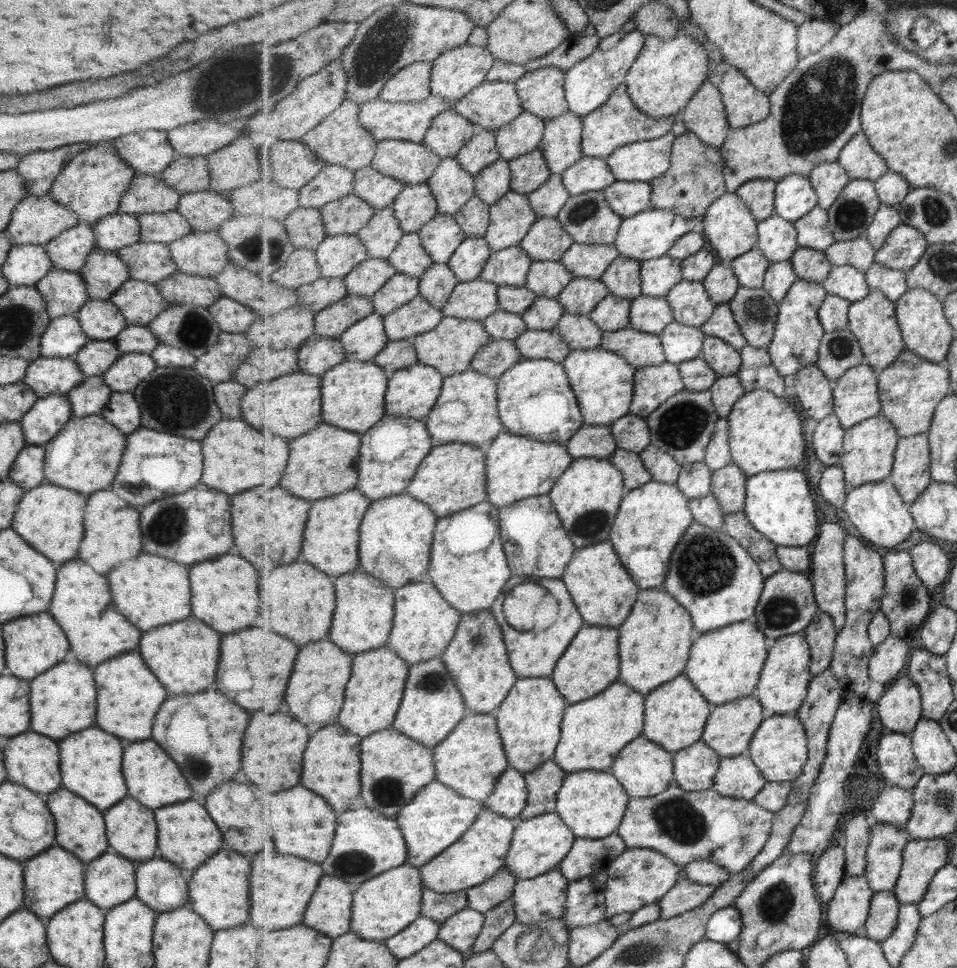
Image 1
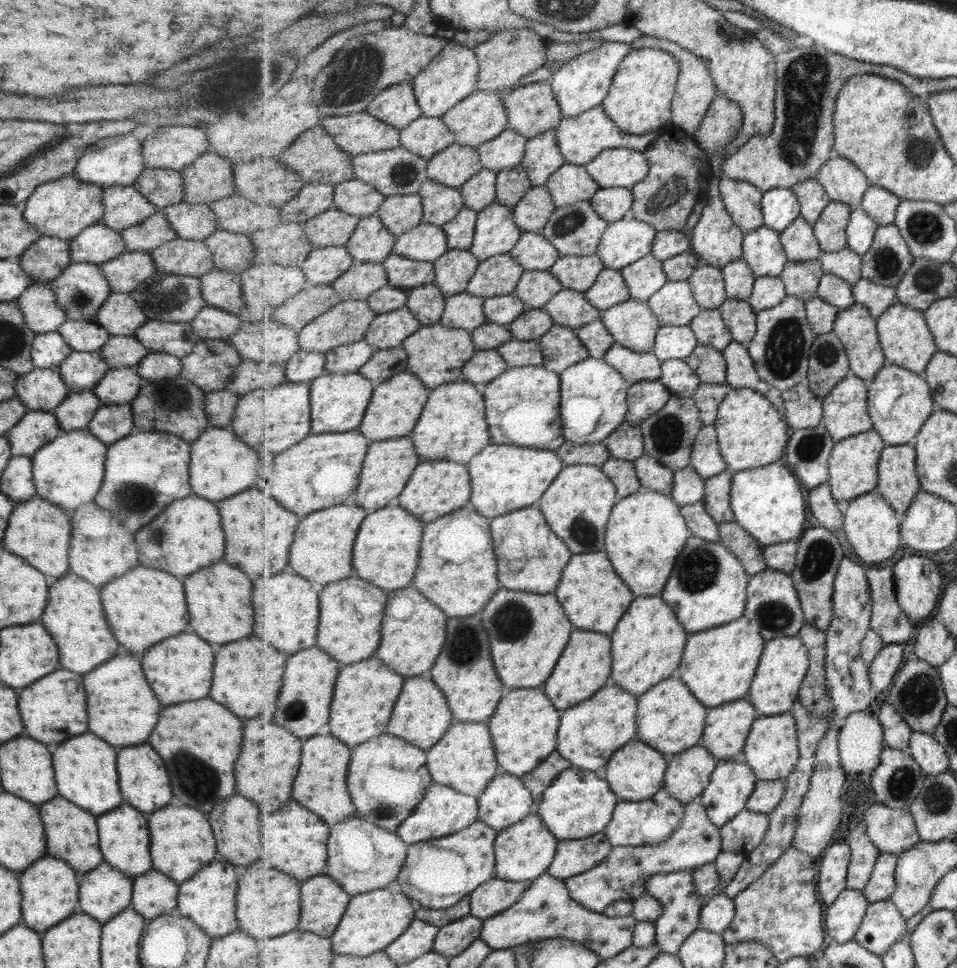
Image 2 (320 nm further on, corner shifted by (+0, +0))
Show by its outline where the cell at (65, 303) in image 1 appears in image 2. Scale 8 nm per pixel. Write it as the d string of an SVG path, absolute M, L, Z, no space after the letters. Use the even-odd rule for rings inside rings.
M48 281L30 284L14 301L21 311L25 327L35 334L56 331L66 321L65 313L55 304Z

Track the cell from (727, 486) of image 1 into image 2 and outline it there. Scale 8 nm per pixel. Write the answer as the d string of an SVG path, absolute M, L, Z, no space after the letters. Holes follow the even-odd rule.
M727 467L725 472L706 479L704 505L718 524L735 521L734 510L730 503L735 473L736 470Z

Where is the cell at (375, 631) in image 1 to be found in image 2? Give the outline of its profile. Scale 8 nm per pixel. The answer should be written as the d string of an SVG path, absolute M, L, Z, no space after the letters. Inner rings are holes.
M351 576L342 581L333 582L325 587L321 587L320 610L322 616L318 626L317 646L321 650L327 650L327 653L344 665L366 661L378 653L378 648L382 644L382 622L386 617L385 608L390 601L389 592L375 586L374 583L357 576Z

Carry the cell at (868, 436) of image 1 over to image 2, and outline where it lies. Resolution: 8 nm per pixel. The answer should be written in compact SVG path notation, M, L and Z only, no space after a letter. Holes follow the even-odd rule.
M874 428L866 433L845 438L836 444L830 458L830 485L837 501L847 502L865 493L877 490L879 484L879 463L887 446L882 434Z

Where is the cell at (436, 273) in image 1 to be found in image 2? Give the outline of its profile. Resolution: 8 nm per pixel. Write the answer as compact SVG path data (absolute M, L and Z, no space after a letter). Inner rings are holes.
M434 283L409 290L408 307L423 322L423 327L438 324L446 309L446 294Z

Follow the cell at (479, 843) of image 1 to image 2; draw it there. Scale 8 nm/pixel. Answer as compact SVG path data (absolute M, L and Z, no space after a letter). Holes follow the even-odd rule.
M478 820L449 837L410 844L406 864L397 880L400 890L425 908L439 910L457 905L463 897L485 885L496 874L495 845L498 831Z

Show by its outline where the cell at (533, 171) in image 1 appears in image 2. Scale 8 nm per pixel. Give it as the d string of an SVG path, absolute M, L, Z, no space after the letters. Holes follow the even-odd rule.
M522 165L498 172L498 197L496 202L515 207L534 186L530 175Z

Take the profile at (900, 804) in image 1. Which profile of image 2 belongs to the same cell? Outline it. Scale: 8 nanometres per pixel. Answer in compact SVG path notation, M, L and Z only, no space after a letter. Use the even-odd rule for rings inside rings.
M885 804L871 805L865 812L866 833L883 854L901 856L920 840L911 810L896 810Z

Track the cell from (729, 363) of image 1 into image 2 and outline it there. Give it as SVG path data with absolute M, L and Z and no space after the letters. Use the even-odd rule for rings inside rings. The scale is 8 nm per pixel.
M699 344L698 348L685 360L694 367L703 383L726 384L727 361L722 350Z

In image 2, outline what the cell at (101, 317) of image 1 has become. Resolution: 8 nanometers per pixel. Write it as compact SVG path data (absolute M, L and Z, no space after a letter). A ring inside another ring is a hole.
M66 320L56 331L73 352L98 351L109 338L107 331L93 321Z

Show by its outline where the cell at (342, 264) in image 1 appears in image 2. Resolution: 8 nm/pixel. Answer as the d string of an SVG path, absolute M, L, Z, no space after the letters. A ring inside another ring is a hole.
M343 246L313 249L302 264L309 285L331 285L354 265L354 255Z

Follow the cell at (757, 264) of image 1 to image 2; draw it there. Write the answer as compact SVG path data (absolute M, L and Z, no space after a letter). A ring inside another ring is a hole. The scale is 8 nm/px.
M742 258L722 268L726 279L727 299L748 300L754 292L756 276L750 263Z

